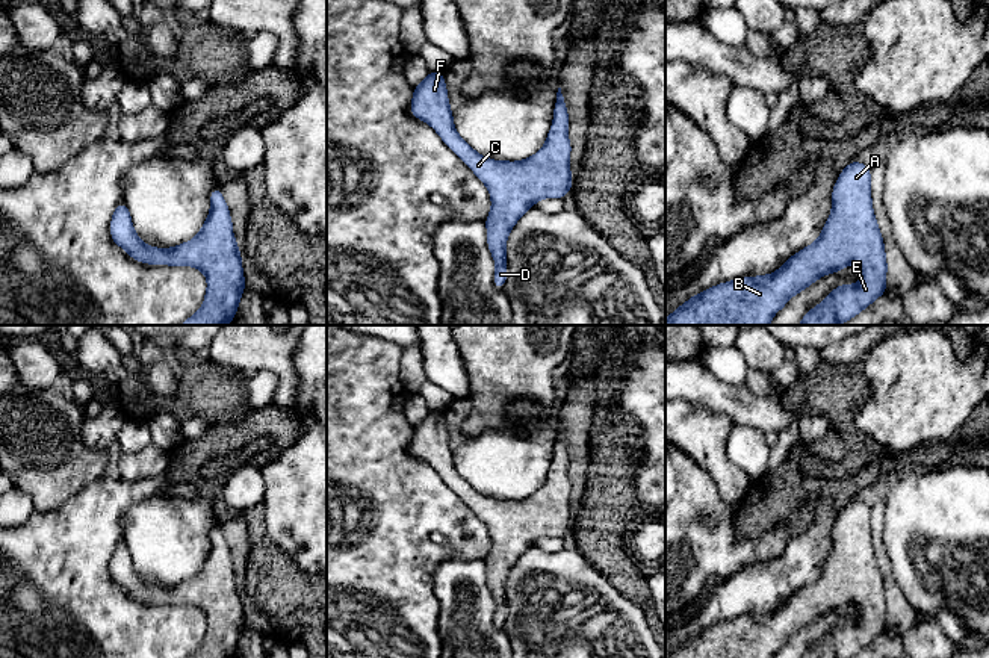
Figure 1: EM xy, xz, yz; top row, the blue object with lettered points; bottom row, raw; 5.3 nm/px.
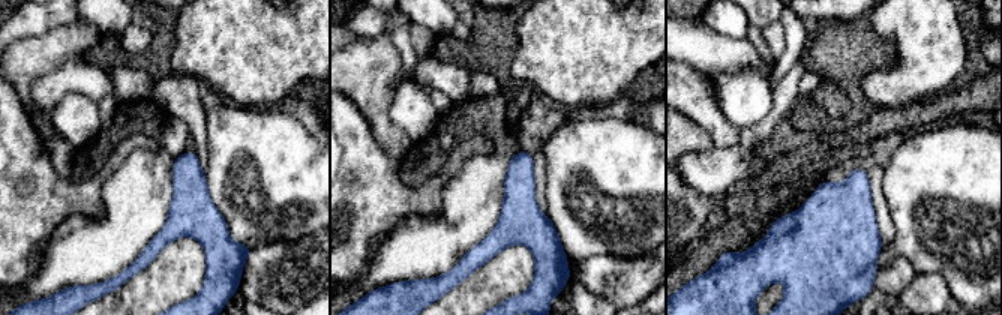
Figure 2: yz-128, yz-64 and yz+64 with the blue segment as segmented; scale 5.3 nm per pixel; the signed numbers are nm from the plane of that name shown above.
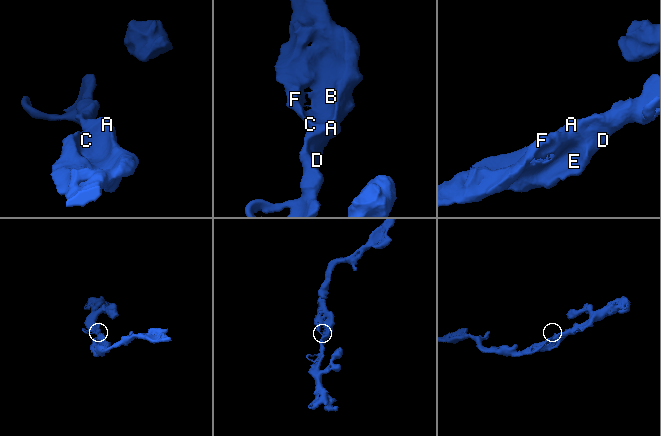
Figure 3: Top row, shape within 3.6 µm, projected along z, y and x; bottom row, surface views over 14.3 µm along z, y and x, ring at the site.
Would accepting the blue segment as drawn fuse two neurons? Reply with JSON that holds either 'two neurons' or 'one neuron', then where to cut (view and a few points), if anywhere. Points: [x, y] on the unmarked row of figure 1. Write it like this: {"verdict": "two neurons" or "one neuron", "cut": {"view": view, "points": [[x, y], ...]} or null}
{"verdict": "one neuron", "cut": null}

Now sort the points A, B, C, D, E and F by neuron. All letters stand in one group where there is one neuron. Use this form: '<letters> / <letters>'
A B C D E F

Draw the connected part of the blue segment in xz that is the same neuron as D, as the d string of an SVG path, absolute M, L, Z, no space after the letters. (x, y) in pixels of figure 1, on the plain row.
M429 408L413 430L410 452L431 464L488 528L487 585L496 604L493 623L502 629L508 617L507 576L513 566L538 539L563 539L572 529L569 449L561 427L546 483L534 495L517 501L484 496L457 472L445 413Z

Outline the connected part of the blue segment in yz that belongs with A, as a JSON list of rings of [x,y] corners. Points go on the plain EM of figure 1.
[[[856,499],[839,511],[832,551],[814,582],[773,613],[739,616],[690,635],[665,658],[773,658],[794,634],[850,602],[859,607],[859,623],[836,625],[801,658],[853,658],[886,632],[888,601],[873,549],[871,508]]]

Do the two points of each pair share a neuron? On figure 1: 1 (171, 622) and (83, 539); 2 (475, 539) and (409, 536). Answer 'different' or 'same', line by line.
1: same
2: same

